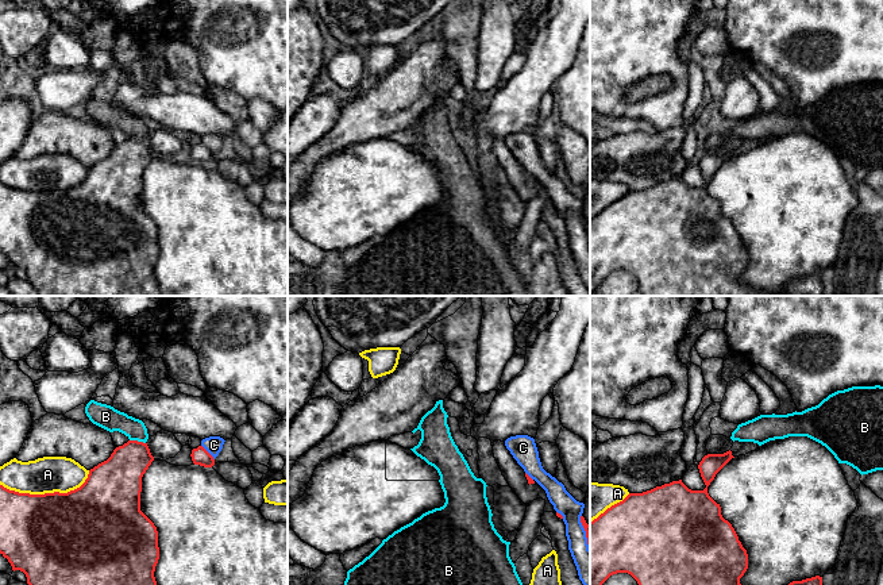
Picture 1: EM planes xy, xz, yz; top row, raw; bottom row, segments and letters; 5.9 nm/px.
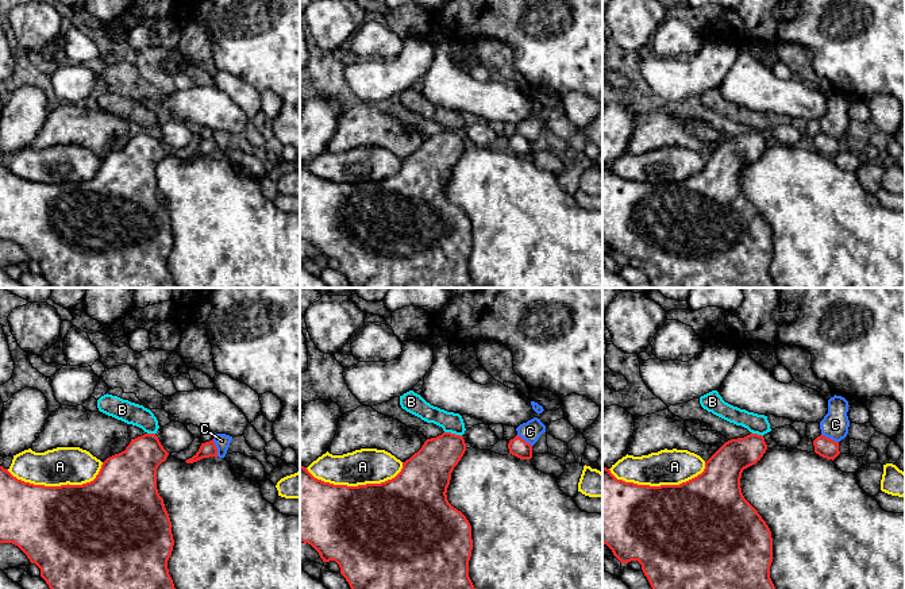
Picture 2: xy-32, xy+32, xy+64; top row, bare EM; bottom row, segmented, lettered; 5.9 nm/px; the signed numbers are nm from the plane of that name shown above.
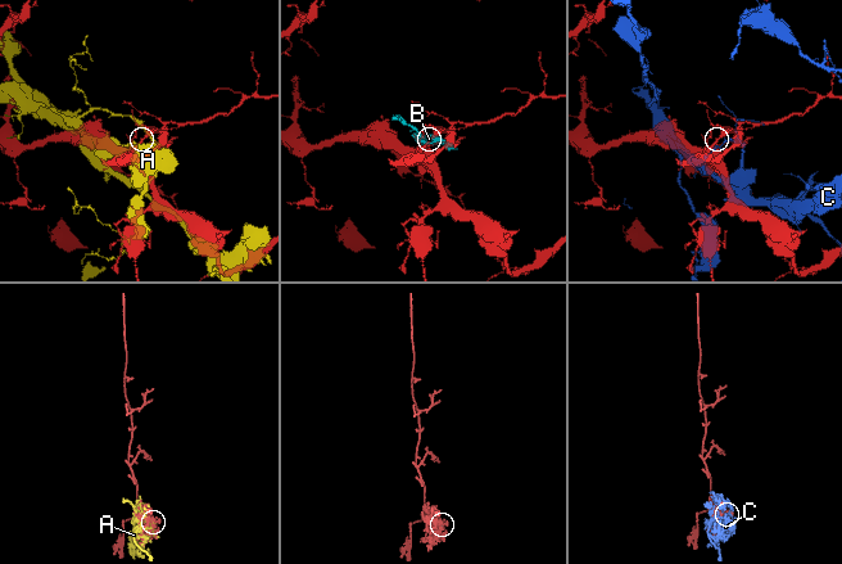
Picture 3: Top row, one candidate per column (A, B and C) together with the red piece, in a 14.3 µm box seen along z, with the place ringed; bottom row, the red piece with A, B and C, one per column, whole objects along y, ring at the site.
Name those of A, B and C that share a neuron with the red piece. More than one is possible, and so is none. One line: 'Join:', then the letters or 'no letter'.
Join: no letter

